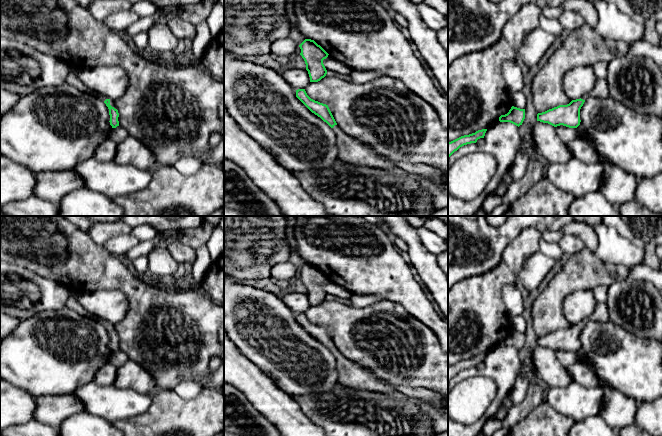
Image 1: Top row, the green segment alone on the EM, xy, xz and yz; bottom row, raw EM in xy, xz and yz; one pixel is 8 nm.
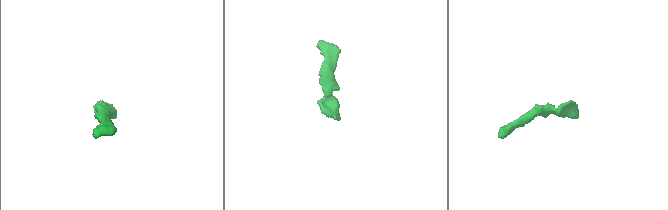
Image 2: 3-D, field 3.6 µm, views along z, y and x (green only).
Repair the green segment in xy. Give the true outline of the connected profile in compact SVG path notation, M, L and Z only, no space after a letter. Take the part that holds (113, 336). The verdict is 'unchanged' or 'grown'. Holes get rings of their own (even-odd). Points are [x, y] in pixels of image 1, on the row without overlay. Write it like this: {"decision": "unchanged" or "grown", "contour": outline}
{"decision": "grown", "contour": "M106 323L104 327L109 333L110 349L112 350L112 352L116 352L117 350L119 350L119 337L118 334L116 333L115 324Z"}

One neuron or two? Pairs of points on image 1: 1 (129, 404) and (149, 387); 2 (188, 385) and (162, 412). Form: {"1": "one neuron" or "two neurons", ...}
{"1": "two neurons", "2": "two neurons"}

